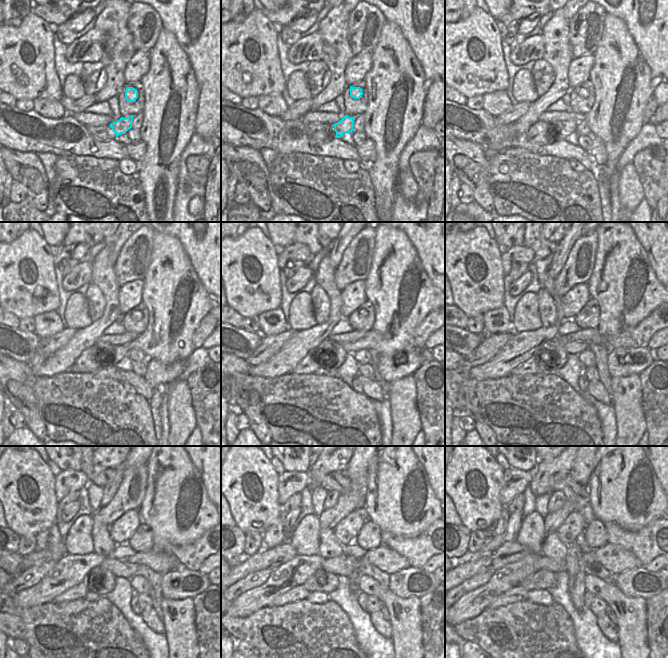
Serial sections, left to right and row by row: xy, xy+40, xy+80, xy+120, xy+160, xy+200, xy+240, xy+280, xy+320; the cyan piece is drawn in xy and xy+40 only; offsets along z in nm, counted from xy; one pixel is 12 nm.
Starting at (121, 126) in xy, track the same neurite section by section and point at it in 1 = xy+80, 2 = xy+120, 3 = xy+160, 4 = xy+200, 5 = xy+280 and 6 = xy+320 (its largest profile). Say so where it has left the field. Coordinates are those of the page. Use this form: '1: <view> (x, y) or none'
1: xy+80 (565, 128)
2: xy+120 (117, 352)
3: xy+160 (335, 353)
4: xy+200 (558, 355)
5: xy+280 (311, 584)
6: xy+320 (543, 579)

